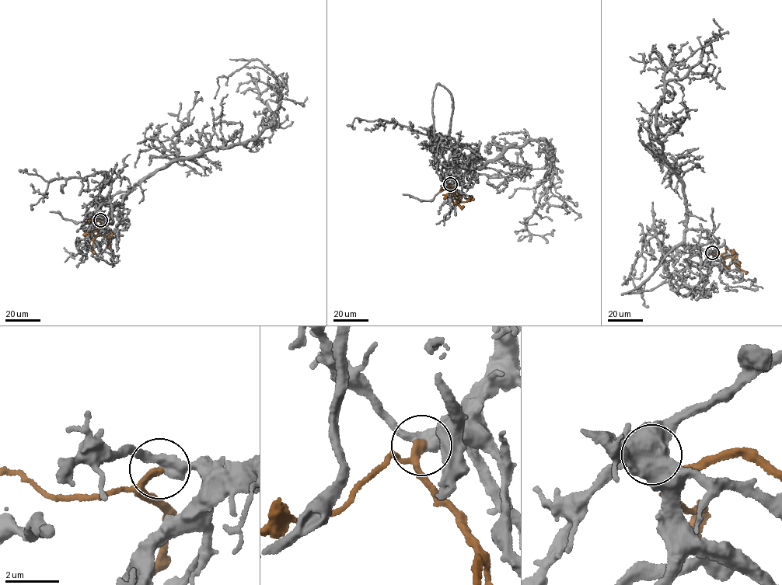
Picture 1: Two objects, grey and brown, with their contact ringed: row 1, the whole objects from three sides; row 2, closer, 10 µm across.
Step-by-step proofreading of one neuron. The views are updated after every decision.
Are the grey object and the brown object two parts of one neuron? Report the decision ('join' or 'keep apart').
keep apart

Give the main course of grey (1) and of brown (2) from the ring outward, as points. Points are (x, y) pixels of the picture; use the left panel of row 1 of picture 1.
1: (100, 220), (141, 181), (174, 161), (256, 136), (273, 120), (282, 87), (254, 59), (218, 78), (214, 98)
2: (100, 220), (97, 230), (99, 235), (109, 238), (109, 248)

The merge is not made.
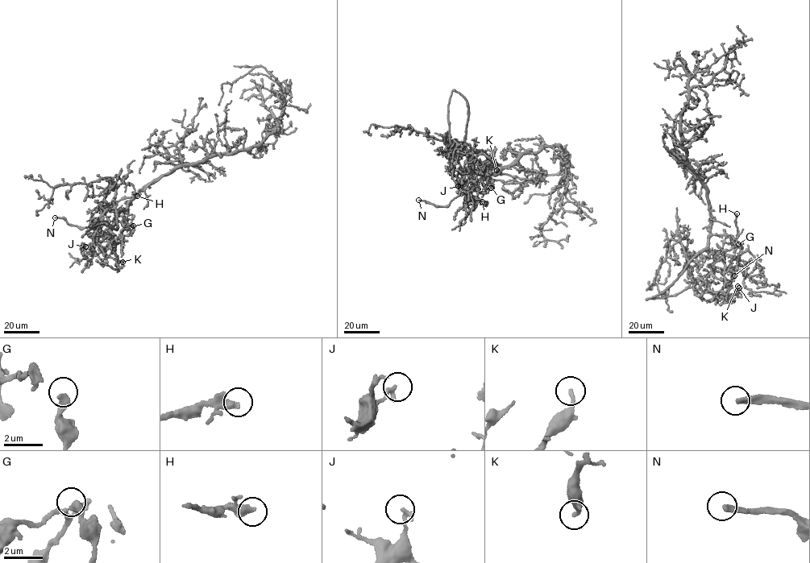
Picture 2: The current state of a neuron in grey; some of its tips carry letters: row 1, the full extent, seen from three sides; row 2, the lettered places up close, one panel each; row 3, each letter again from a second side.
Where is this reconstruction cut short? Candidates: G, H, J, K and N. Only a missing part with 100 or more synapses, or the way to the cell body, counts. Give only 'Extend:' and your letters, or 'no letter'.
Extend: N

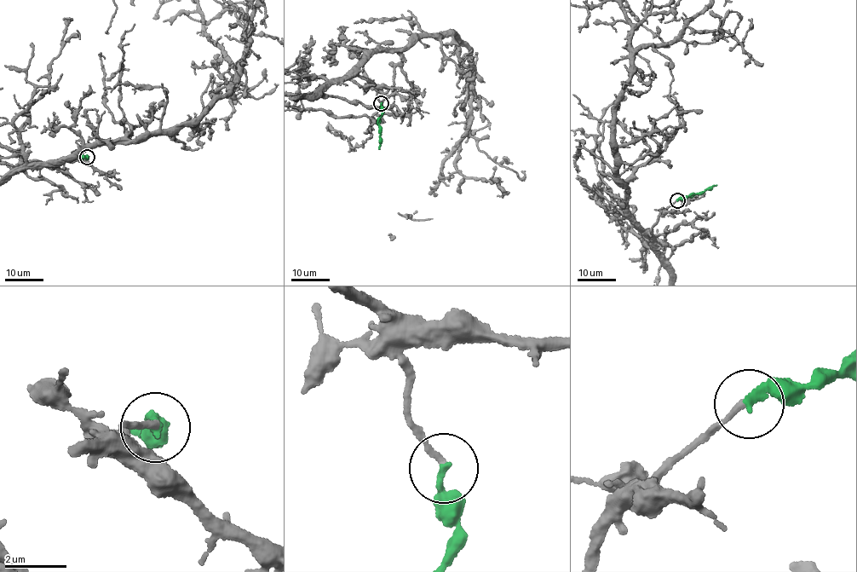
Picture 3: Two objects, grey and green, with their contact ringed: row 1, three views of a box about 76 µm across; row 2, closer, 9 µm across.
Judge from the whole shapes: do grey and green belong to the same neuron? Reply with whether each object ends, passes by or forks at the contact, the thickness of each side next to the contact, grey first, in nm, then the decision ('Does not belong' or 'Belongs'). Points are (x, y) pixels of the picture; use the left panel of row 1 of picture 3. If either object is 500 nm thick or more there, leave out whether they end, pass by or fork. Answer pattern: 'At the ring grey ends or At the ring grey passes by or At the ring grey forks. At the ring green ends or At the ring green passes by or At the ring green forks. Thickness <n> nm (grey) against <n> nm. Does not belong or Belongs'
At the ring grey ends. At the ring green ends. Thickness 180 nm (grey) against 260 nm. Belongs

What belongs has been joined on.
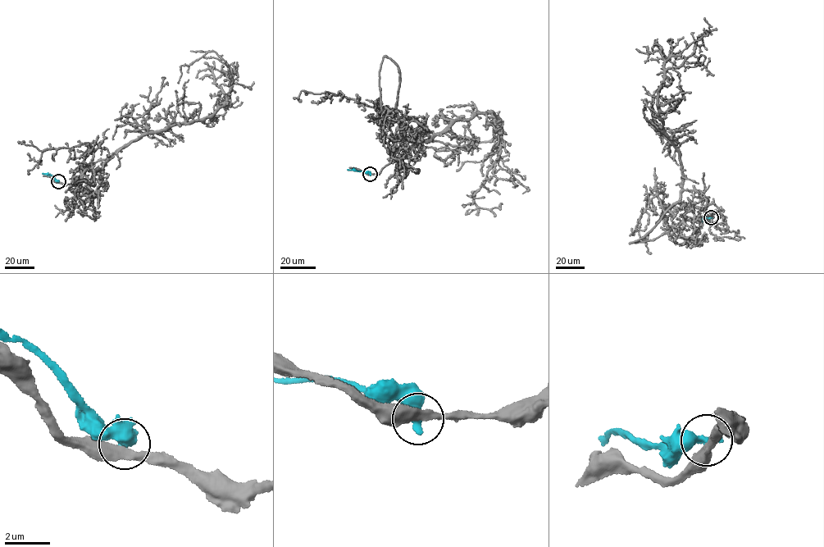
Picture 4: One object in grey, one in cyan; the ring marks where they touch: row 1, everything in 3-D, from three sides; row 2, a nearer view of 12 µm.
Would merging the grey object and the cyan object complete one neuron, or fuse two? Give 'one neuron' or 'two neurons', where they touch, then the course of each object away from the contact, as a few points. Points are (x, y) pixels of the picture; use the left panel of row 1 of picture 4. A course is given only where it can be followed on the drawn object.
two neurons | (58, 181) | grey via (57, 182), (80, 186), (145, 134), (206, 119), (233, 74), (211, 51), (177, 82) | cyan via (57, 182), (52, 175), (42, 173)

